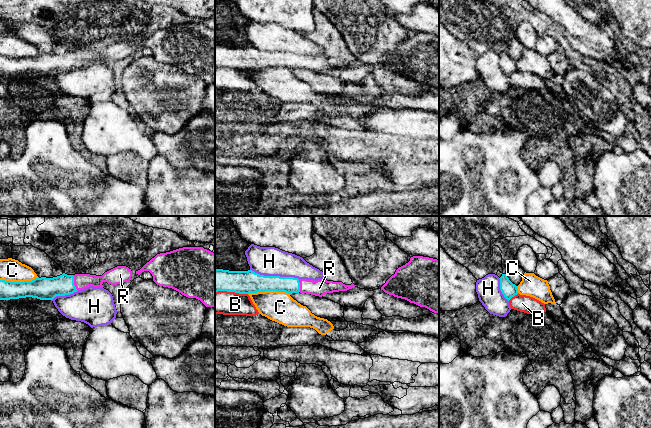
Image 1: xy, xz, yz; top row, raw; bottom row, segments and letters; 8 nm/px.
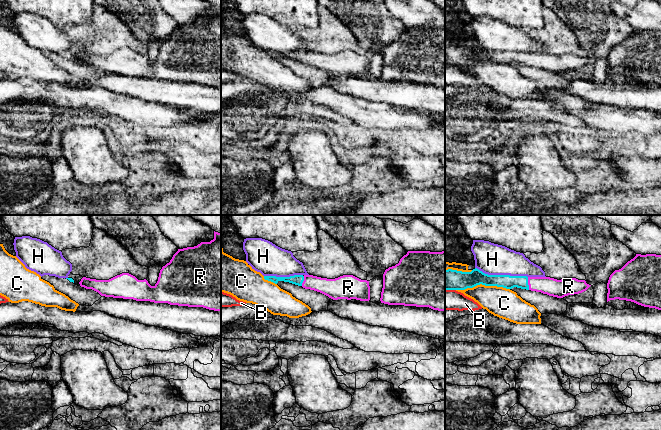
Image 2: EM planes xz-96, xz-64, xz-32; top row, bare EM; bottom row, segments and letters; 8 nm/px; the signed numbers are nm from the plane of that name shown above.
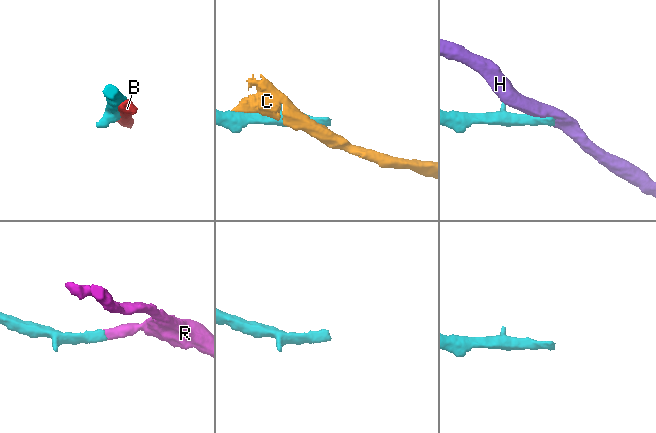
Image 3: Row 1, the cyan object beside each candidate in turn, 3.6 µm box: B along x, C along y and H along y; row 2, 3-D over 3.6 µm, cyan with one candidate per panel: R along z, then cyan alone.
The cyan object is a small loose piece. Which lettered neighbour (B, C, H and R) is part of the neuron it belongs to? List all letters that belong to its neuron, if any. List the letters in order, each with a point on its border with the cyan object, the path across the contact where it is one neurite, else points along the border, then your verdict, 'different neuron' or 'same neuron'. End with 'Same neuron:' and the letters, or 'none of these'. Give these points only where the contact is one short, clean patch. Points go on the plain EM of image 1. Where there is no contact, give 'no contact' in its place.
B: xz (231, 67) | different neuron
C: xz (268, 66) | different neuron
H: xz (274, 52) | along xz (250, 45), (264, 51), (293, 52), (298, 55) | different neuron
R: xy (73, 59) | across xy (43, 64), (73, 59), (81, 57) | same neuron
Same neuron: R

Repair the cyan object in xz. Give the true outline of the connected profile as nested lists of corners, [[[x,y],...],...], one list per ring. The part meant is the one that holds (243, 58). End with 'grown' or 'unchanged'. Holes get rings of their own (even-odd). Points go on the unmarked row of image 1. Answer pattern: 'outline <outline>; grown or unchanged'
outline [[[215,45],[215,68],[227,67],[249,70],[265,67],[306,69],[322,73],[327,69],[347,67],[355,61],[327,56],[307,56],[294,53],[264,52],[248,47],[229,47]]]; grown

